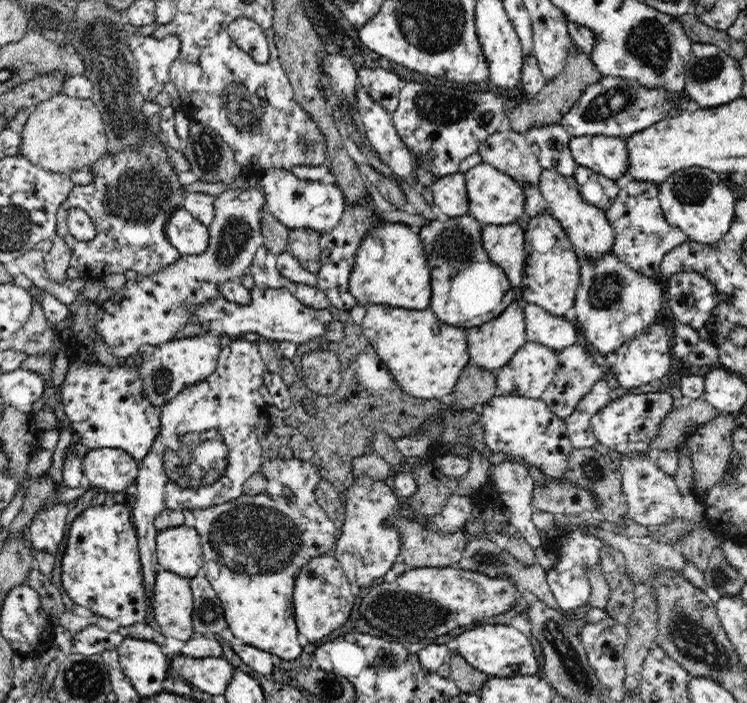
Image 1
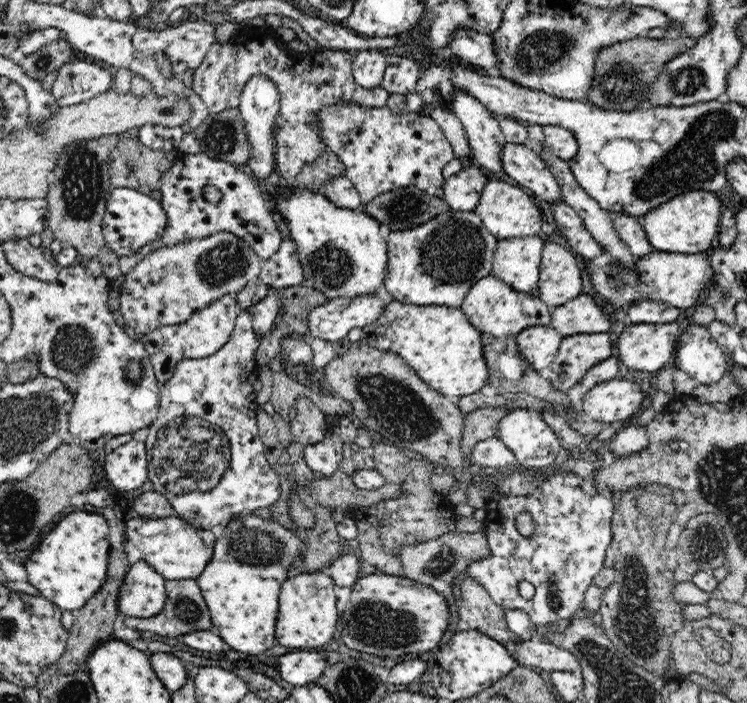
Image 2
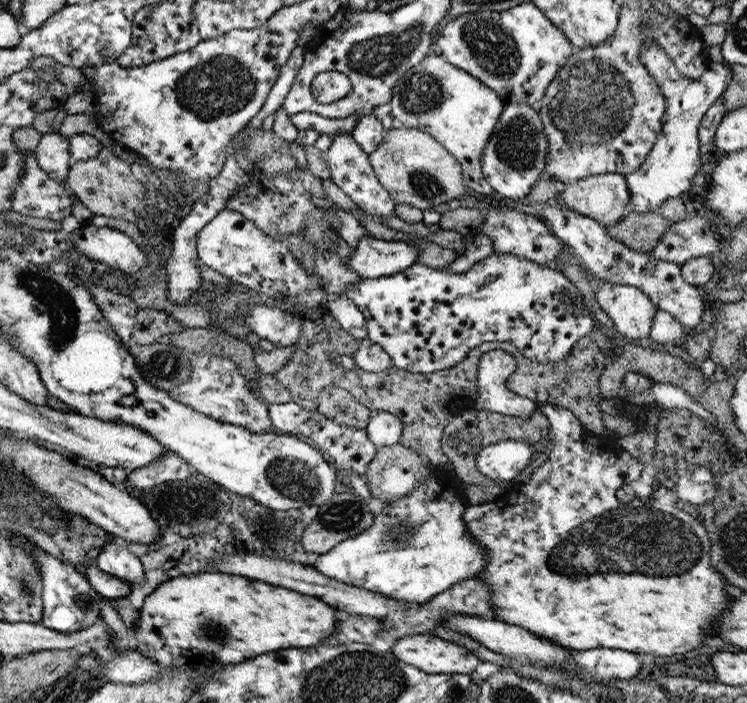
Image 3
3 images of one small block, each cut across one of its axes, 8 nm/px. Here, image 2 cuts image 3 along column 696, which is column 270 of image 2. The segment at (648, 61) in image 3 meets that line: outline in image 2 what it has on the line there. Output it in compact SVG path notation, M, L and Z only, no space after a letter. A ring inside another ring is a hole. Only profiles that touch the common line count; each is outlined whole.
M259 73L252 76L244 86L242 95L240 96L239 109L243 120L246 124L246 131L248 132L248 140L251 144L250 158L248 164L252 169L252 176L264 179L268 174L274 173L274 146L278 143L279 138L273 138L273 129L275 123L280 122L279 117L282 111L283 101L276 84L272 80Z

